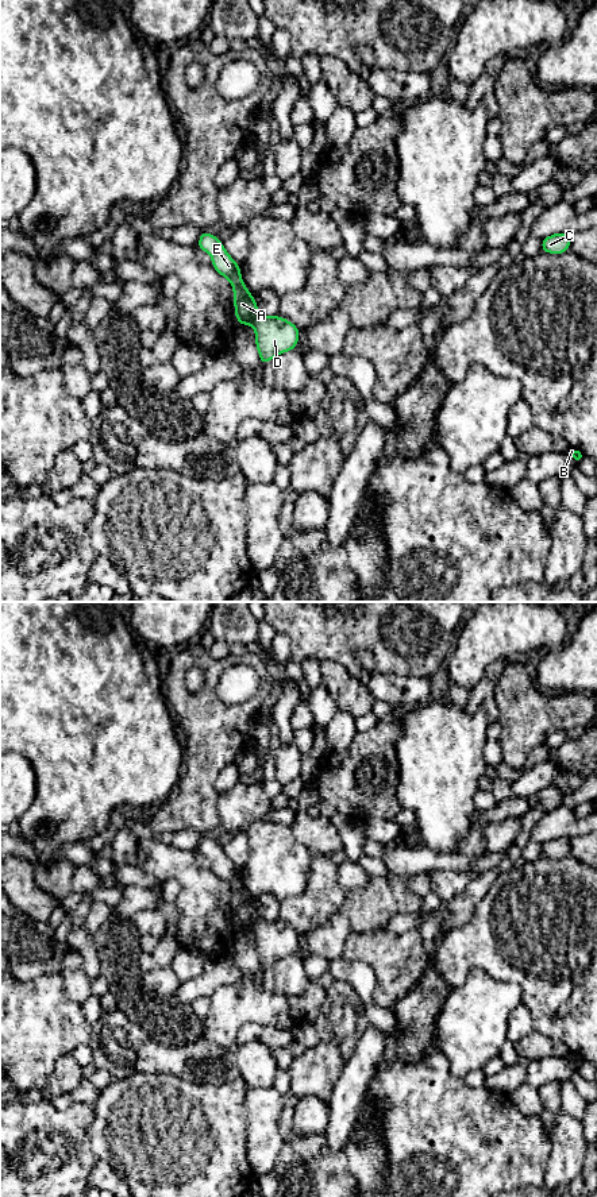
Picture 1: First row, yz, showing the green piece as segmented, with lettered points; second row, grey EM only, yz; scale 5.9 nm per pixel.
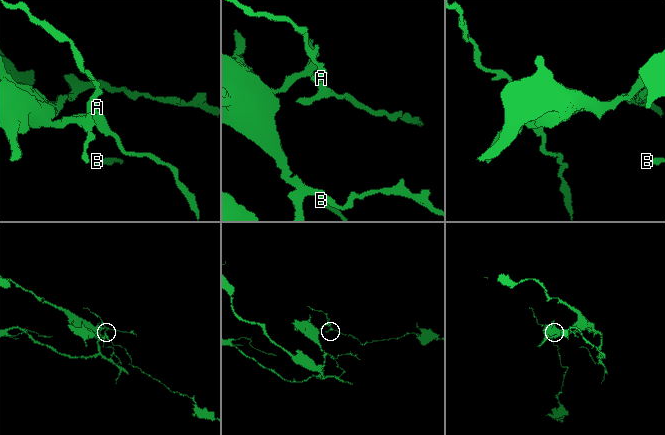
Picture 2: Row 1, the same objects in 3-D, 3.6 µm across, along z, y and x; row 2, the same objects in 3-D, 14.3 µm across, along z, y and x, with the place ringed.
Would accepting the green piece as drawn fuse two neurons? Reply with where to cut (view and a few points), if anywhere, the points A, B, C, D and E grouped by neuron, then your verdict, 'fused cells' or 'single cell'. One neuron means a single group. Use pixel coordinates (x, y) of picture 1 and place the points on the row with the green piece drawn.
cut yz (258, 313), (251, 324); groups A B C E / D; fused cells

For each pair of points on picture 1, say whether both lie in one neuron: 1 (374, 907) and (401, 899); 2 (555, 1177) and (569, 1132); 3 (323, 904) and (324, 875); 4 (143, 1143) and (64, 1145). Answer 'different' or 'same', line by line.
1: same
2: same
3: same
4: different

